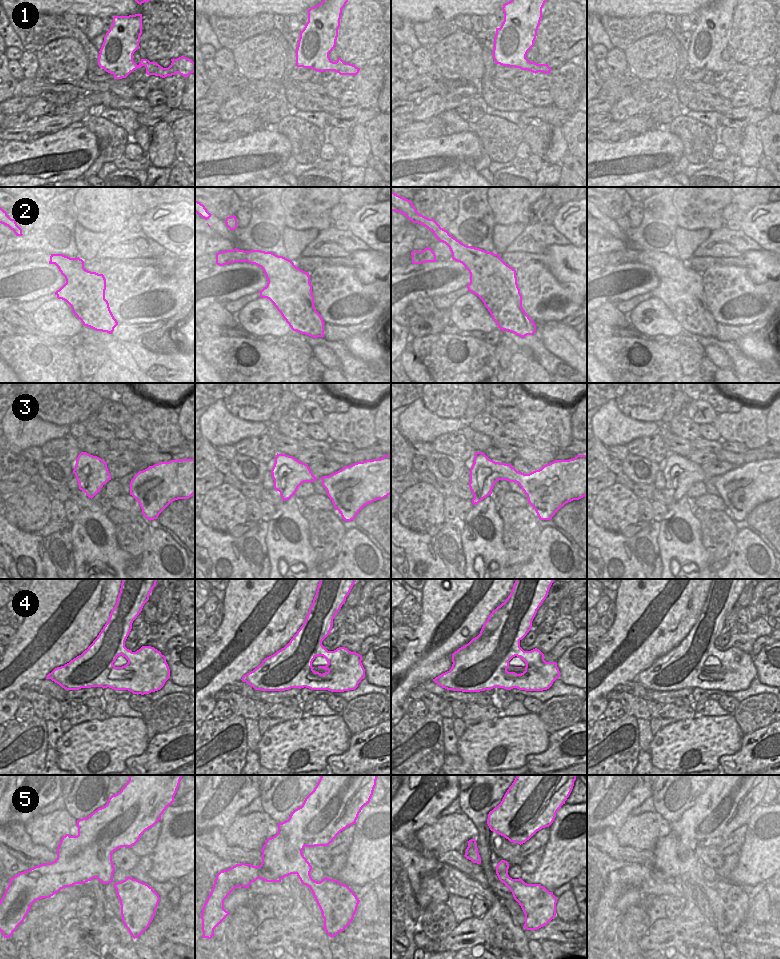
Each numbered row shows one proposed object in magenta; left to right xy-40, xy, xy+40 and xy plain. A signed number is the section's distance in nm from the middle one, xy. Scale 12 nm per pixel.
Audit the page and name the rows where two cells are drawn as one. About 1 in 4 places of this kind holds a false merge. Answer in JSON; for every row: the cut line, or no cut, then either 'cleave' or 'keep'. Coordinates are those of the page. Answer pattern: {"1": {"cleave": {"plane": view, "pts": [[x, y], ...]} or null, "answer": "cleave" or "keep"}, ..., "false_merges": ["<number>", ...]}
{"1": {"cleave": null, "answer": "keep"}, "2": {"cleave": {"plane": "xy", "pts": [[250, 251], [245, 260]]}, "answer": "cleave"}, "3": {"cleave": null, "answer": "keep"}, "4": {"cleave": null, "answer": "keep"}, "5": {"cleave": null, "answer": "keep"}, "false_merges": ["2"]}

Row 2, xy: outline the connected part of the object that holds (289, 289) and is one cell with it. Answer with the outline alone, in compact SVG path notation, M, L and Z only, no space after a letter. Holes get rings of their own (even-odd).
M250 250L246 261L263 269L268 283L260 297L274 304L293 331L324 337L325 323L314 306L309 273L272 252Z

